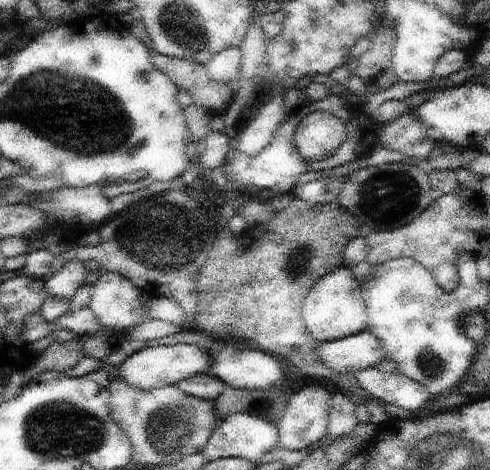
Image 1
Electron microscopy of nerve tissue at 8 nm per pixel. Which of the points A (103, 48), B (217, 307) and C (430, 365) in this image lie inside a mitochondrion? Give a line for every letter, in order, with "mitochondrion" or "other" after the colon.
A: other
B: other
C: mitochondrion

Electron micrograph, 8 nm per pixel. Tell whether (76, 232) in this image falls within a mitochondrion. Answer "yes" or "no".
no

